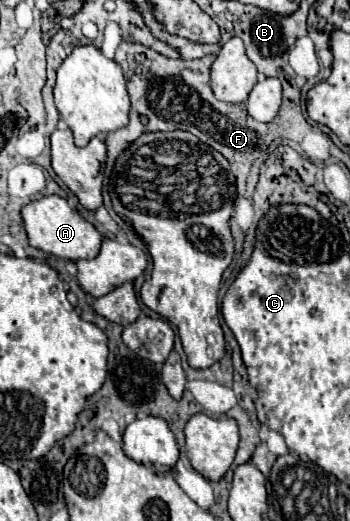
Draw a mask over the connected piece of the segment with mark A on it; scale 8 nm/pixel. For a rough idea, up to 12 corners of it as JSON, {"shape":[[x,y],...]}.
{"shape":[[60,196],[22,208],[30,246],[96,258],[100,232]]}

